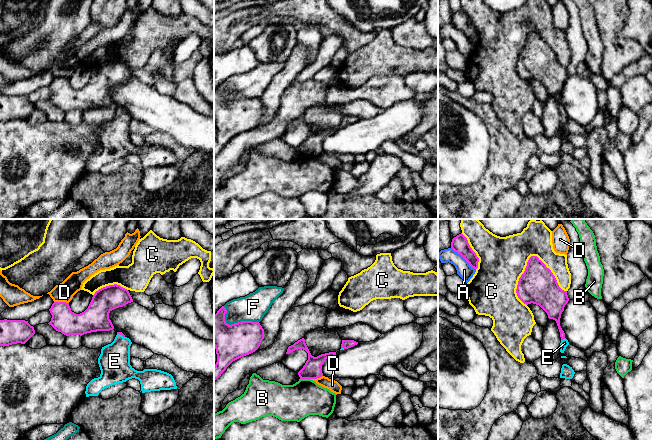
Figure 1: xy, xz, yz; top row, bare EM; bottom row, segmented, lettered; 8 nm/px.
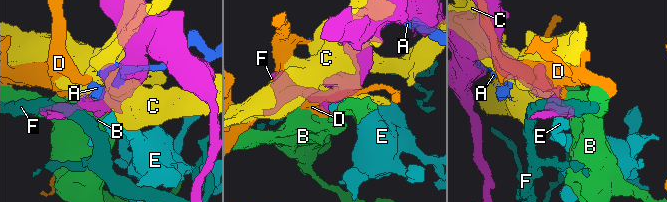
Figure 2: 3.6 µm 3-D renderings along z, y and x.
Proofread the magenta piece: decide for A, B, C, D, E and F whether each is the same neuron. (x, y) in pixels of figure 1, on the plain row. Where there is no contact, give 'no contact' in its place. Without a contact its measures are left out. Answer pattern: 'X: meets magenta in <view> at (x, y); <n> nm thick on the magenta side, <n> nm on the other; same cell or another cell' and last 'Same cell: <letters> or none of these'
A: meets magenta in yz at (464, 34); 140 nm thick on the magenta side, 120 nm on the other; another cell
B: meets magenta in xz at (305, 154); 150 nm thick on the magenta side, 280 nm on the other; another cell
C: meets magenta in yz at (536, 32); 300 nm thick on the magenta side, 360 nm on the other; another cell
D: meets magenta in xy at (61, 78); 200 nm thick on the magenta side, 160 nm on the other; another cell
E: meets magenta in yz at (563, 114); 140 nm thick on the magenta side, 70 nm on the other; same cell
F: meets magenta in xz at (234, 99); 280 nm thick on the magenta side, 220 nm on the other; another cell
Same cell: E

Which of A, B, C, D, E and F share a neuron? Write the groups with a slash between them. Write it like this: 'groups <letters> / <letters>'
groups A / B / C / D / E / F

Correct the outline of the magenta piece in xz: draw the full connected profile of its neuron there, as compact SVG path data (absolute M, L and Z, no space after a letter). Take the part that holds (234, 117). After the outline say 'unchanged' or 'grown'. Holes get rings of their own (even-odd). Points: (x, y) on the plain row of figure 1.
M222 82L214 91L214 123L217 130L217 138L214 141L214 157L233 137L255 128L264 115L264 105L259 98L241 97L229 101L225 97L226 89L226 84Z; unchanged

